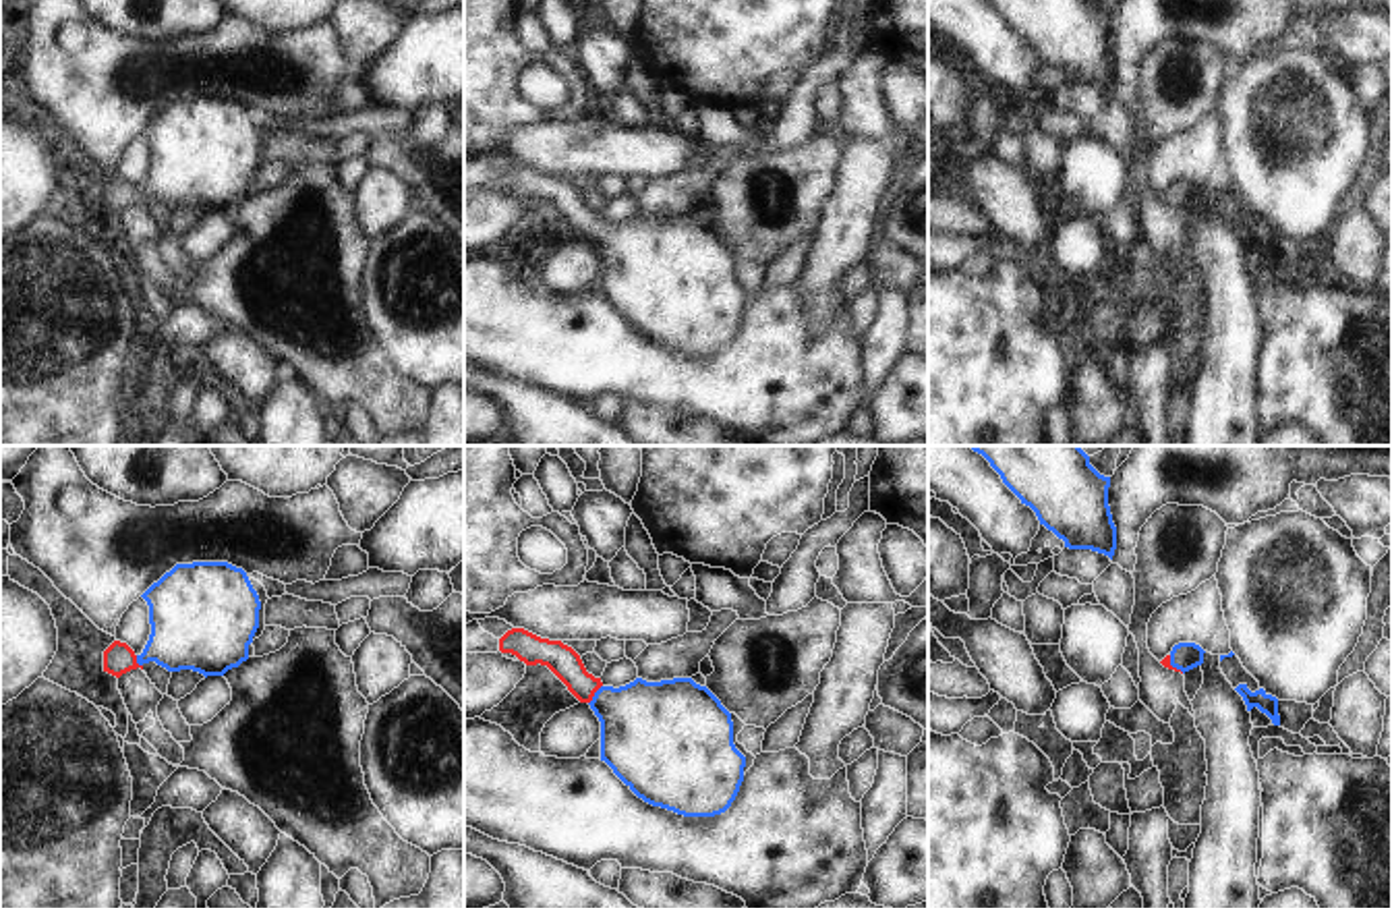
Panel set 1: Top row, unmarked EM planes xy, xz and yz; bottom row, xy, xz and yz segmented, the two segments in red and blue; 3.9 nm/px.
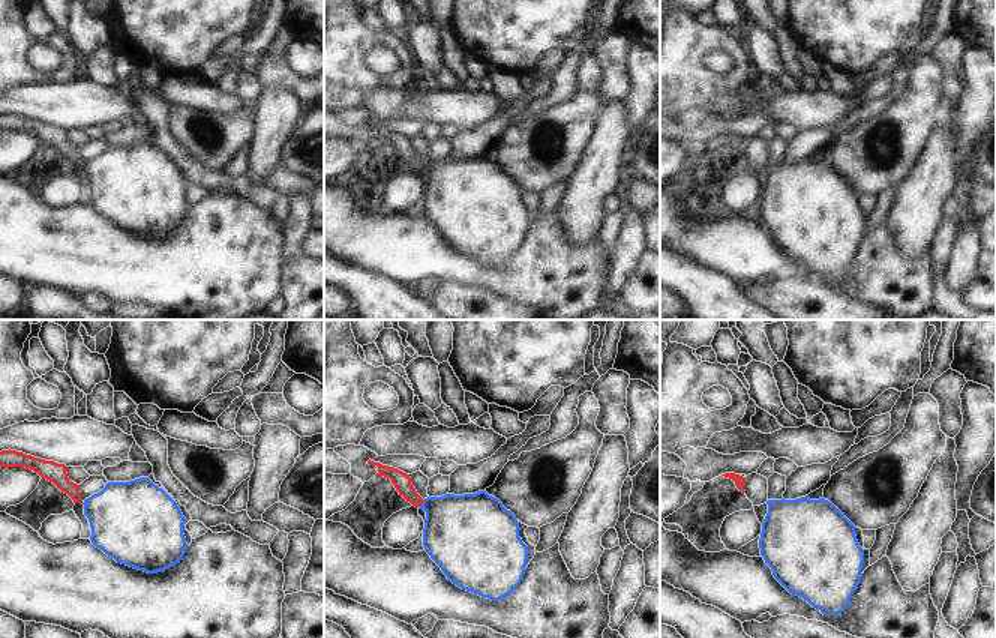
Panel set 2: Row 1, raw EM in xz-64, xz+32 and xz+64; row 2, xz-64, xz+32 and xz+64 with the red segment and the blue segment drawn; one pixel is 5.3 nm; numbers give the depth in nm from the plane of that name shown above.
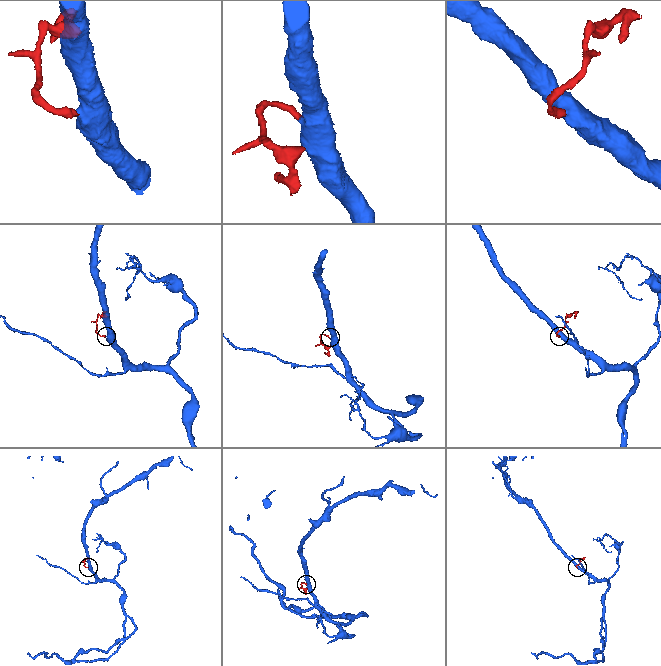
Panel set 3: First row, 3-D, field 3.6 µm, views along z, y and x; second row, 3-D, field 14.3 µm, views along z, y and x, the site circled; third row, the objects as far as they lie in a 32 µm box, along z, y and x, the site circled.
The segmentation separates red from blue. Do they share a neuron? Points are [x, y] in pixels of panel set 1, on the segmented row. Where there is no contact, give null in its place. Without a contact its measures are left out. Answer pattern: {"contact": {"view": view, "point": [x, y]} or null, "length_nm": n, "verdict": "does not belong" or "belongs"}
{"contact": {"view": "xz", "point": [593, 695]}, "length_nm": 90, "verdict": "belongs"}

